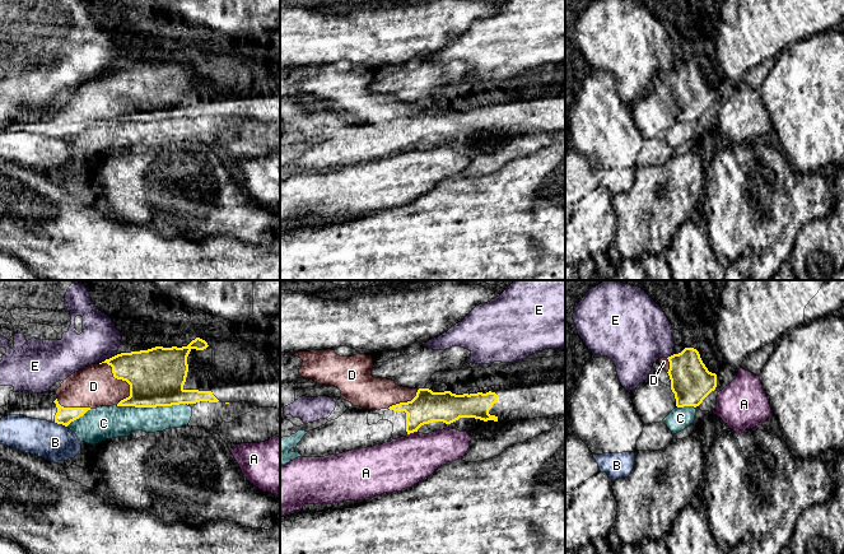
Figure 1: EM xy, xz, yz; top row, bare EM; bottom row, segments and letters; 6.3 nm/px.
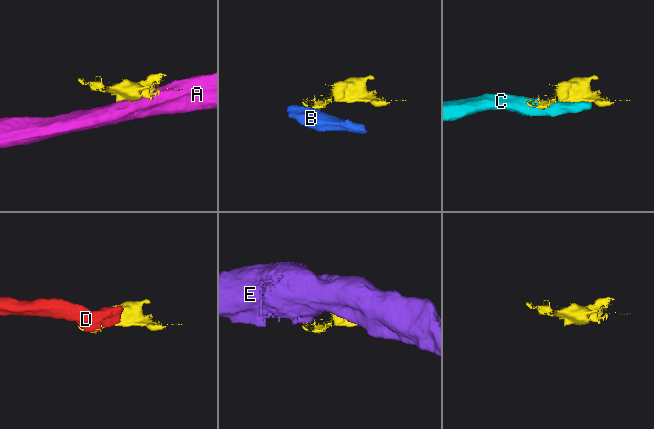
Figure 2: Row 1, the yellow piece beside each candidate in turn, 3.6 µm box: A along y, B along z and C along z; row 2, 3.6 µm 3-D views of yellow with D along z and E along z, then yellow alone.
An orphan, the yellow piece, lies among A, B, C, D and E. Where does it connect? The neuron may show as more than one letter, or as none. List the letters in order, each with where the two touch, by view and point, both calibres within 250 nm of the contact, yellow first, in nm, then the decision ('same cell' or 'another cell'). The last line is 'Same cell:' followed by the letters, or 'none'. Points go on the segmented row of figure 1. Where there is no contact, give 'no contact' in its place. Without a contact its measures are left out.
A: contact xz (411, 432); calibres 200 and 320 nm; another cell
B: contact xy (61, 423); calibres 110 and 240 nm; another cell
C: contact xy (152, 406); calibres 360 and 190 nm; another cell
D: contact xy (122, 380); calibres 360 and 260 nm; same cell
E: contact xy (110, 358); calibres 280 and 260 nm; another cell
Same cell: D

